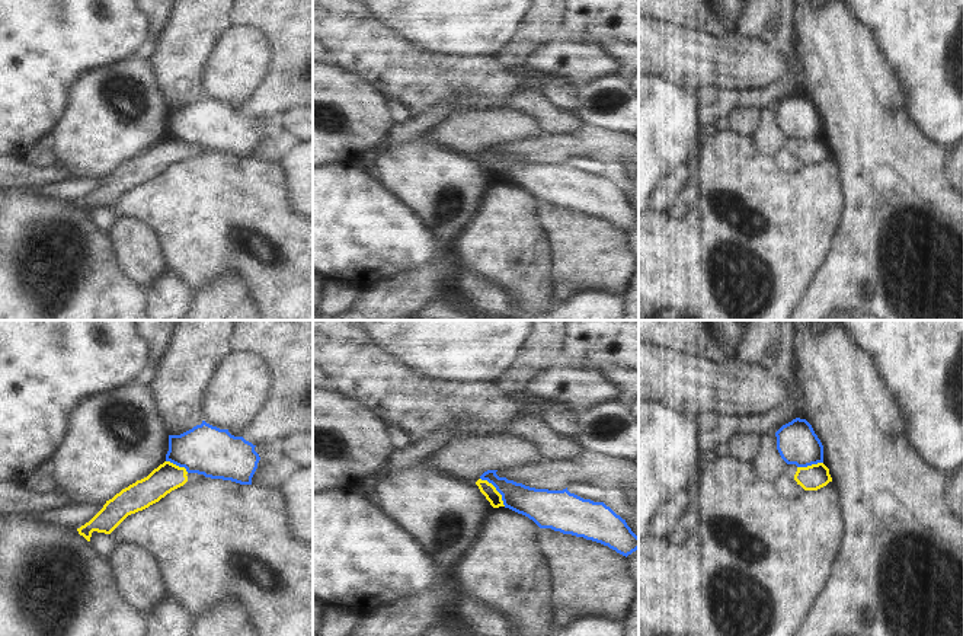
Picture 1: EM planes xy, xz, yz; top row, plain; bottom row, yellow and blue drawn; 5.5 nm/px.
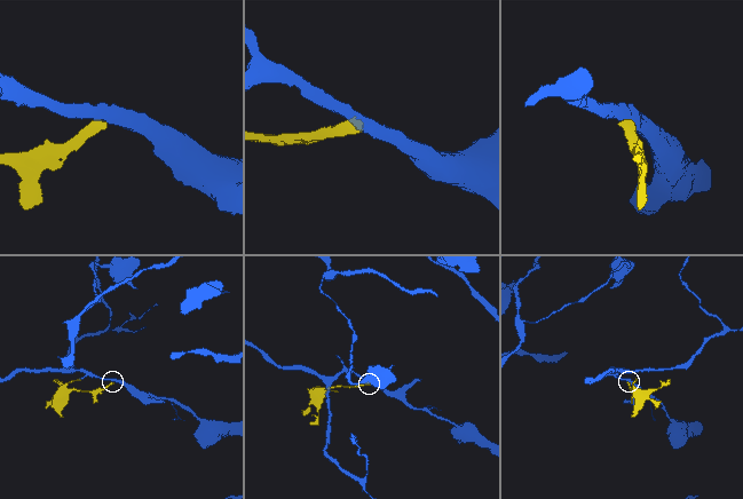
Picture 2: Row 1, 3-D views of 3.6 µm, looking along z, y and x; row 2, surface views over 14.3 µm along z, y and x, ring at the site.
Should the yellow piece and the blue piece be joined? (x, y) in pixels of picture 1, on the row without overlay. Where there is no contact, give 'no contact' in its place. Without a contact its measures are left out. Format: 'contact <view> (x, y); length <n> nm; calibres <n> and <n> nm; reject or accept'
contact xz (495, 163); length 220 nm; calibres 80 and 180 nm; reject

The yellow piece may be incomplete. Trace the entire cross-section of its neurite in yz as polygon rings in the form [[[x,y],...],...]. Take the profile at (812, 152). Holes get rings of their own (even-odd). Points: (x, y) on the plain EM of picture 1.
[[[823,137],[807,141],[787,138],[786,148],[794,153],[804,164],[818,164],[832,156],[829,143]]]

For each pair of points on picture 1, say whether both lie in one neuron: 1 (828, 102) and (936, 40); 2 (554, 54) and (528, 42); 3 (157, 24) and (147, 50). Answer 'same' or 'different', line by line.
1: different
2: different
3: same

